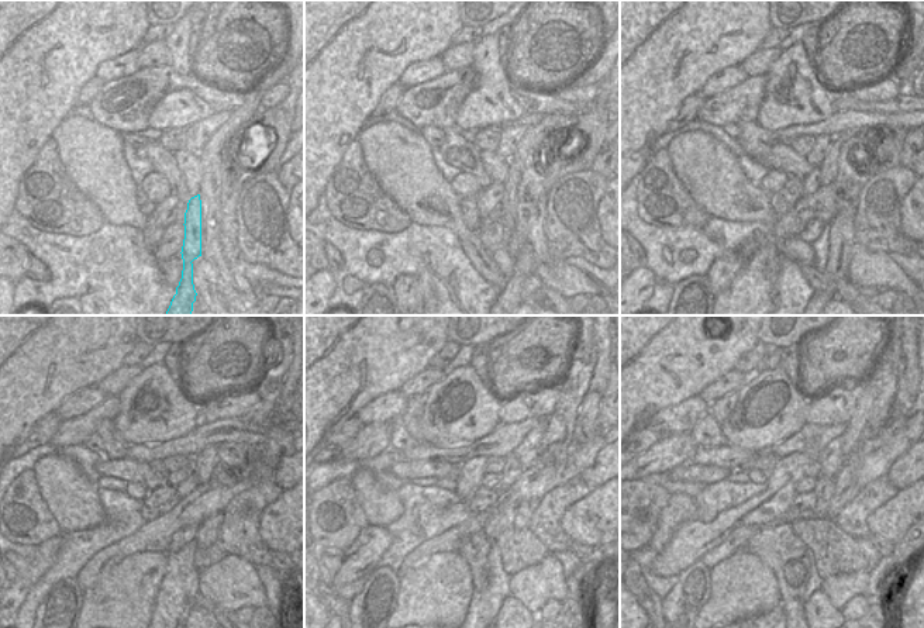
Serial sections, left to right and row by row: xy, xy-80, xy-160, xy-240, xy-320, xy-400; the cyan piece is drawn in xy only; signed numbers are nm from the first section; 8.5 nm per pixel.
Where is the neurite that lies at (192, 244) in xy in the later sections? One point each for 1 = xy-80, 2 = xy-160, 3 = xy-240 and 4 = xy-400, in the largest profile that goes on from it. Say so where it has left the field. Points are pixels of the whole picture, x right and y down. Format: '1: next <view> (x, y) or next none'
1: next xy-80 (509, 204)
2: next xy-160 (828, 168)
3: next xy-240 (233, 455)
4: next xy-400 (866, 421)

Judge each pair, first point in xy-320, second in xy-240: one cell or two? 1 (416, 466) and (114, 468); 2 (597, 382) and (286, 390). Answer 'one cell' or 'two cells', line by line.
1: one cell
2: one cell

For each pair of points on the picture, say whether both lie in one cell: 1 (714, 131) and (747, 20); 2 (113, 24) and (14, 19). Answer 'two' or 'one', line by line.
1: two
2: one

